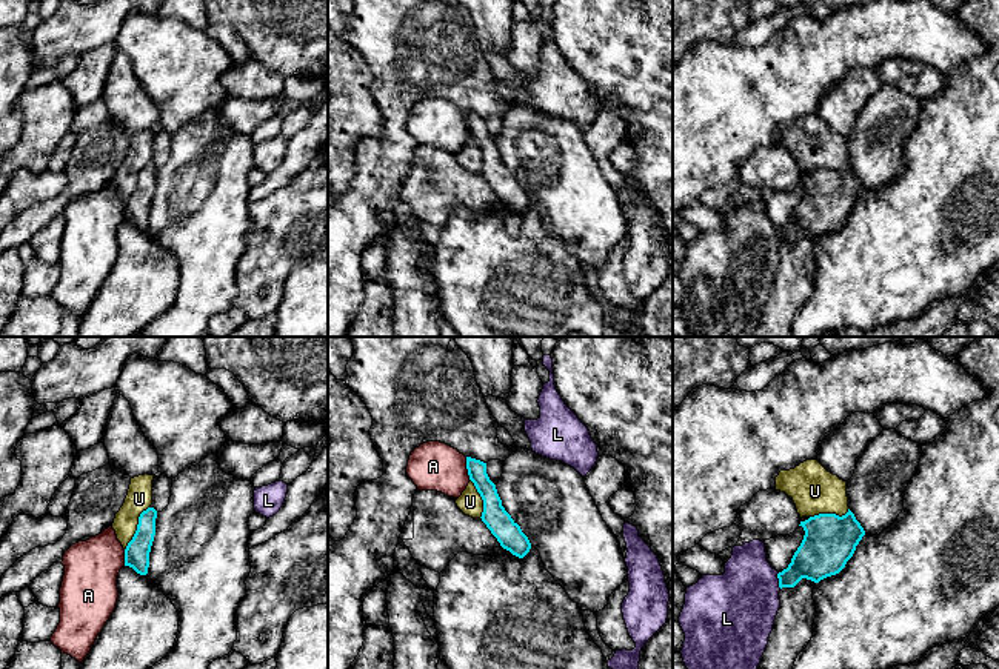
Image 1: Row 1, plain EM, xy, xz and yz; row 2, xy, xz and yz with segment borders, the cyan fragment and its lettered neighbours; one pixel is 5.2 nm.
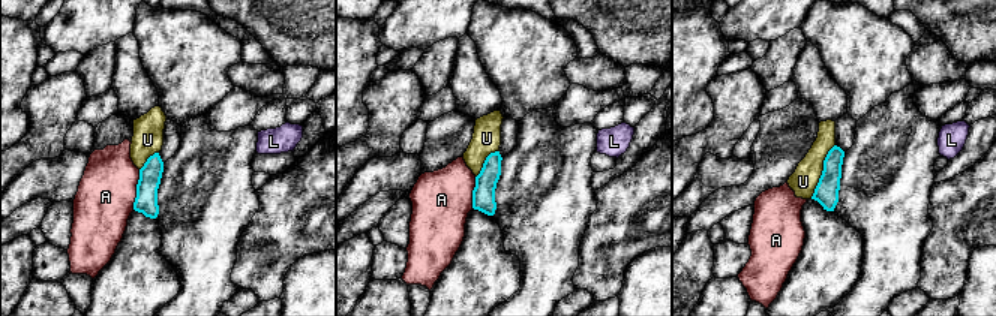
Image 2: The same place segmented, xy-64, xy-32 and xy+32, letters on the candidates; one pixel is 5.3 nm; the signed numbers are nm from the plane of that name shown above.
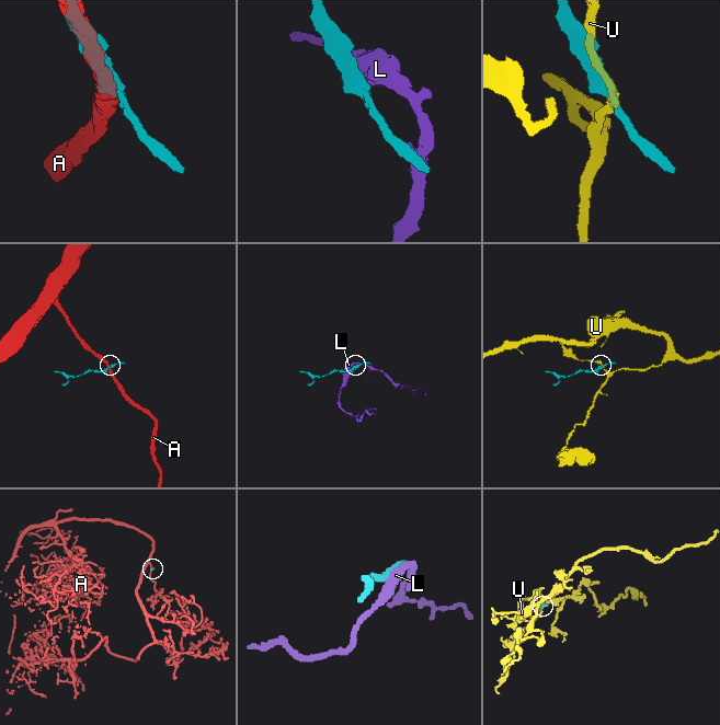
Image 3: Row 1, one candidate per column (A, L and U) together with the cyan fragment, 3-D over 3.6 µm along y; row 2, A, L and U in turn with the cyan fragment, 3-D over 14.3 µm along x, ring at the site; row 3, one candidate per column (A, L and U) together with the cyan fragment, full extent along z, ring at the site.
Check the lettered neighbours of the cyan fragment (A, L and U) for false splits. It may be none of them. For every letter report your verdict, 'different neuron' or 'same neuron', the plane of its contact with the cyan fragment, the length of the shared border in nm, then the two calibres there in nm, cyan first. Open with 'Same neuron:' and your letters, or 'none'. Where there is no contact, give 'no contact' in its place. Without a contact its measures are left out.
Same neuron: none
A: different neuron; meets cyan in xz; contact 120 nm long; 100 nm thick on the cyan side, 260 nm on the other
L: different neuron; meets cyan in yz; contact 90 nm long; 240 nm thick on the cyan side, 380 nm on the other
U: different neuron; meets cyan in xy; contact 260 nm long; 130 nm thick on the cyan side, 140 nm on the other

